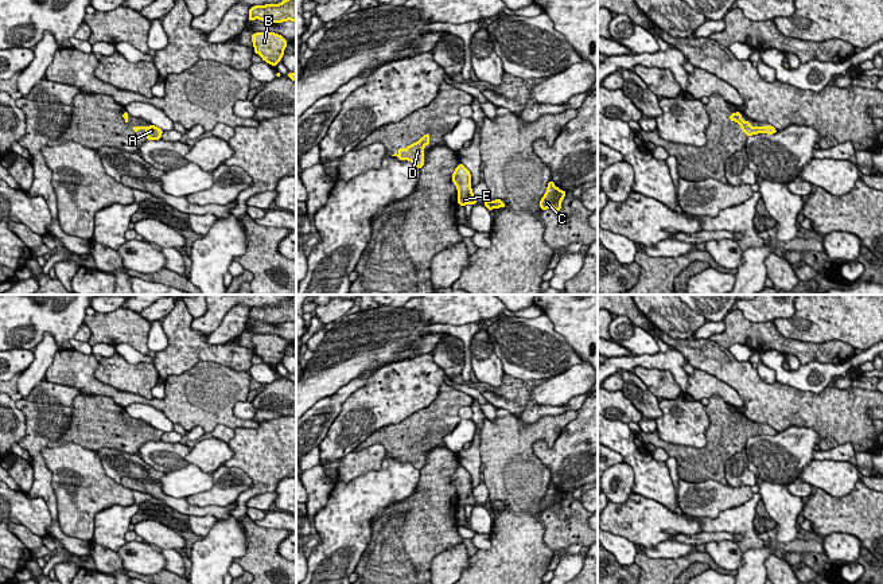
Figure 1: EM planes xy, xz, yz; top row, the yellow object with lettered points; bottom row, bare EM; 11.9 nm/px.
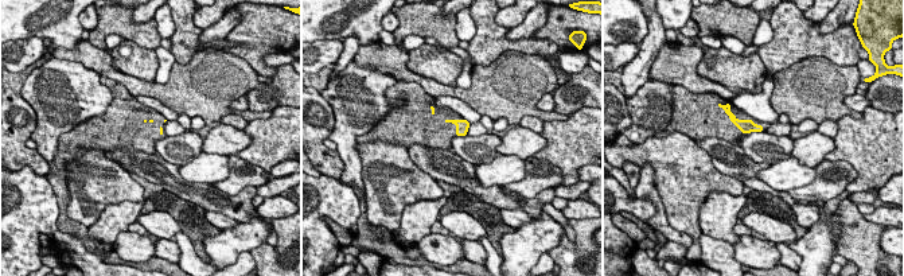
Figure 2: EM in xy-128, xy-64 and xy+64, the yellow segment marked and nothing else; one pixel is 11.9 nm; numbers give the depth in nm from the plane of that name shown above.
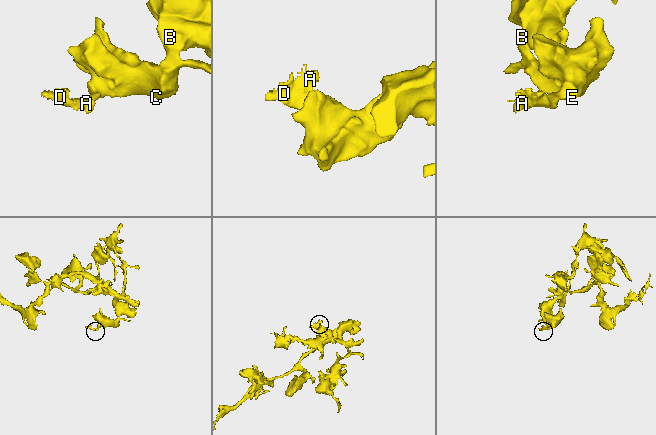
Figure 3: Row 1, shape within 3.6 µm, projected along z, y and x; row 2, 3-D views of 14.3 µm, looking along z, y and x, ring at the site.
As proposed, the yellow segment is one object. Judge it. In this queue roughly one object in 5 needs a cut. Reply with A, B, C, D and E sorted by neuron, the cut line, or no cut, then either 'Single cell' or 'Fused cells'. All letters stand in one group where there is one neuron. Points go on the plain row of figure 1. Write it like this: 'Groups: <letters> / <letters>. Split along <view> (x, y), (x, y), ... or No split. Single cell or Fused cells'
Groups: A B C D E. No split. Single cell

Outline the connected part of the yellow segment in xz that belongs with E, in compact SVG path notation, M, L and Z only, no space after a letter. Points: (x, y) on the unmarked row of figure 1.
M459 464L456 471L452 475L452 483L455 484L458 490L458 505L459 507L466 507L466 506L476 506L478 502L475 501L472 491L471 491L471 475L470 472Z

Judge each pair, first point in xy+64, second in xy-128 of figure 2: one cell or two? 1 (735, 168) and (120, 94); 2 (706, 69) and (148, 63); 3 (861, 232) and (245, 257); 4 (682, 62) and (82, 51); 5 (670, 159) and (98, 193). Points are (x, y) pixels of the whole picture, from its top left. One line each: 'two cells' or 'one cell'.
1: two cells
2: one cell
3: two cells
4: one cell
5: one cell

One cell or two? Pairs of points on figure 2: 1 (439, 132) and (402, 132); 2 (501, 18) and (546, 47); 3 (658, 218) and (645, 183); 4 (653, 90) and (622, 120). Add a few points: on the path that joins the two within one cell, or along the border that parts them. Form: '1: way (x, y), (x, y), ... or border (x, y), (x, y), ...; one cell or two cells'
1: way (429, 132), (412, 132); one cell
2: border (495, 14), (495, 20), (509, 28); two cells
3: way (659, 210), (650, 191); one cell
4: border (624, 98), (631, 123), (620, 132); two cells

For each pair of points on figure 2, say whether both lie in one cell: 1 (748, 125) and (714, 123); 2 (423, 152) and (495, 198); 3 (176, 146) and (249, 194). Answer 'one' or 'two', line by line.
1: one
2: one
3: two

